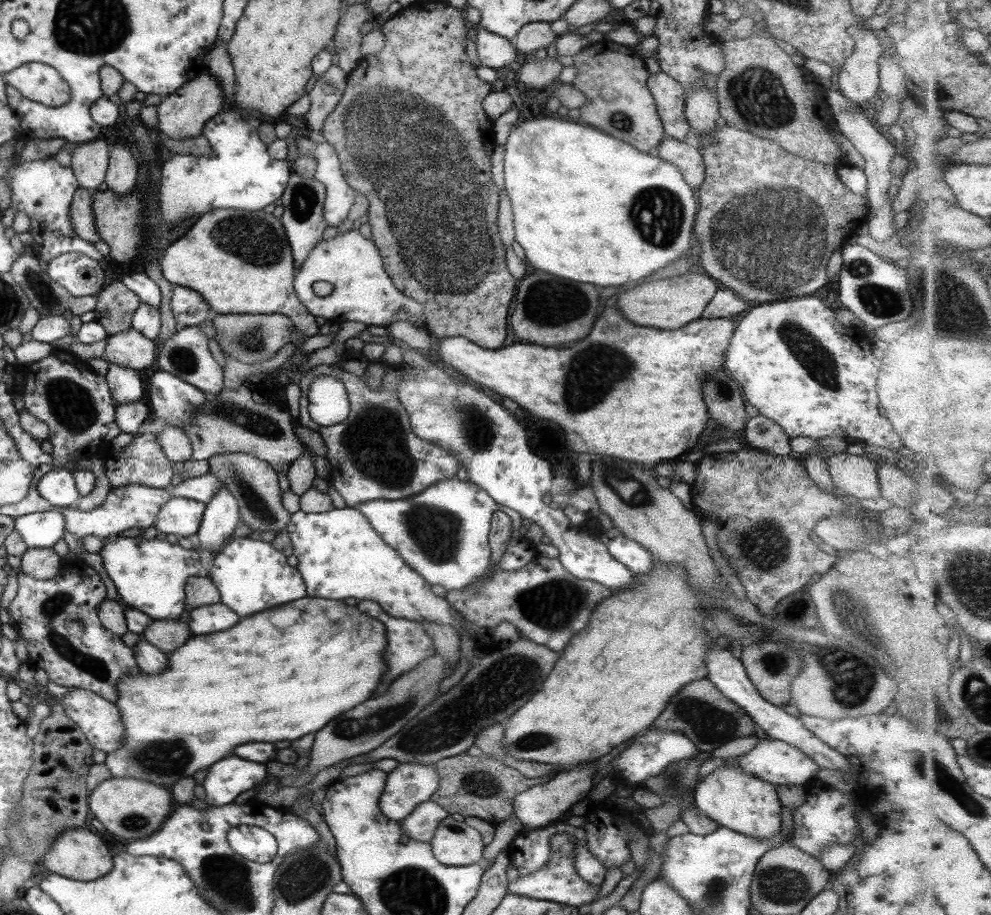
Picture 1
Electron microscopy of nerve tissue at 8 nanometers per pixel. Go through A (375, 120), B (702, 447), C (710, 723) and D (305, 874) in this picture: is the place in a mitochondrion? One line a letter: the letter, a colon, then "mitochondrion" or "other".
A: mitochondrion
B: other
C: mitochondrion
D: mitochondrion

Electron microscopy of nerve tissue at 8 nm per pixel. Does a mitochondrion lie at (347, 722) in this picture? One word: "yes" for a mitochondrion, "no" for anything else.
yes

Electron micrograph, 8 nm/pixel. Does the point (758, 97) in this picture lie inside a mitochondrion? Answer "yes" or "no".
yes

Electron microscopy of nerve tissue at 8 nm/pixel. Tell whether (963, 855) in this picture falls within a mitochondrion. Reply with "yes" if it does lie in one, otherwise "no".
no

